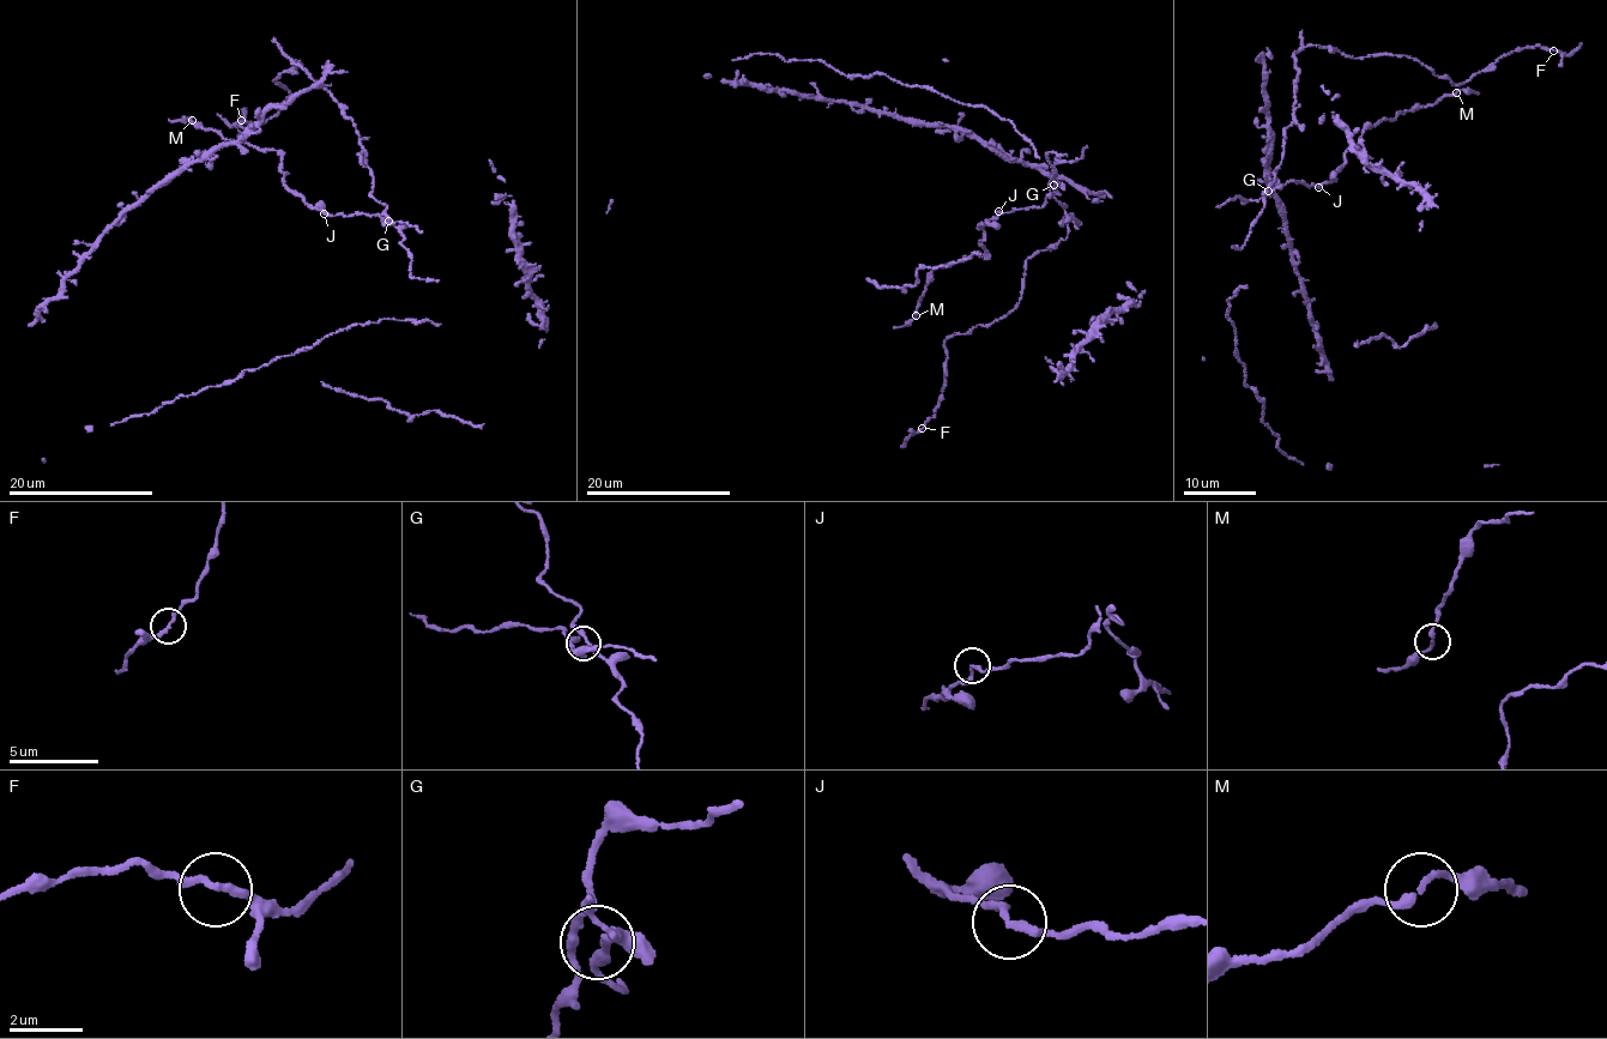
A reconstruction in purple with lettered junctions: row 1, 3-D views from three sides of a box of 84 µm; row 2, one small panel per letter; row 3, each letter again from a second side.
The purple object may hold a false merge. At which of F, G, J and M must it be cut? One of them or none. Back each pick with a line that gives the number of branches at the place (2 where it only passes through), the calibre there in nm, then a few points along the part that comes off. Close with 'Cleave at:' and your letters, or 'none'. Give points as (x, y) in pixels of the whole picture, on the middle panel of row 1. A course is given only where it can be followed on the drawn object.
Cleave at: none

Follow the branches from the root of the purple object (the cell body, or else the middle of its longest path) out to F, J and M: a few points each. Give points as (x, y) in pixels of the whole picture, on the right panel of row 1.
F: (1256, 218), (1292, 120), (1300, 49), (1408, 56), (1460, 85), (1514, 50), (1553, 50)
J: (1256, 218), (1268, 191), (1294, 180), (1319, 186)
M: (1256, 218), (1268, 191), (1294, 180), (1319, 188), (1330, 182), (1367, 124), (1394, 121), (1456, 92)

